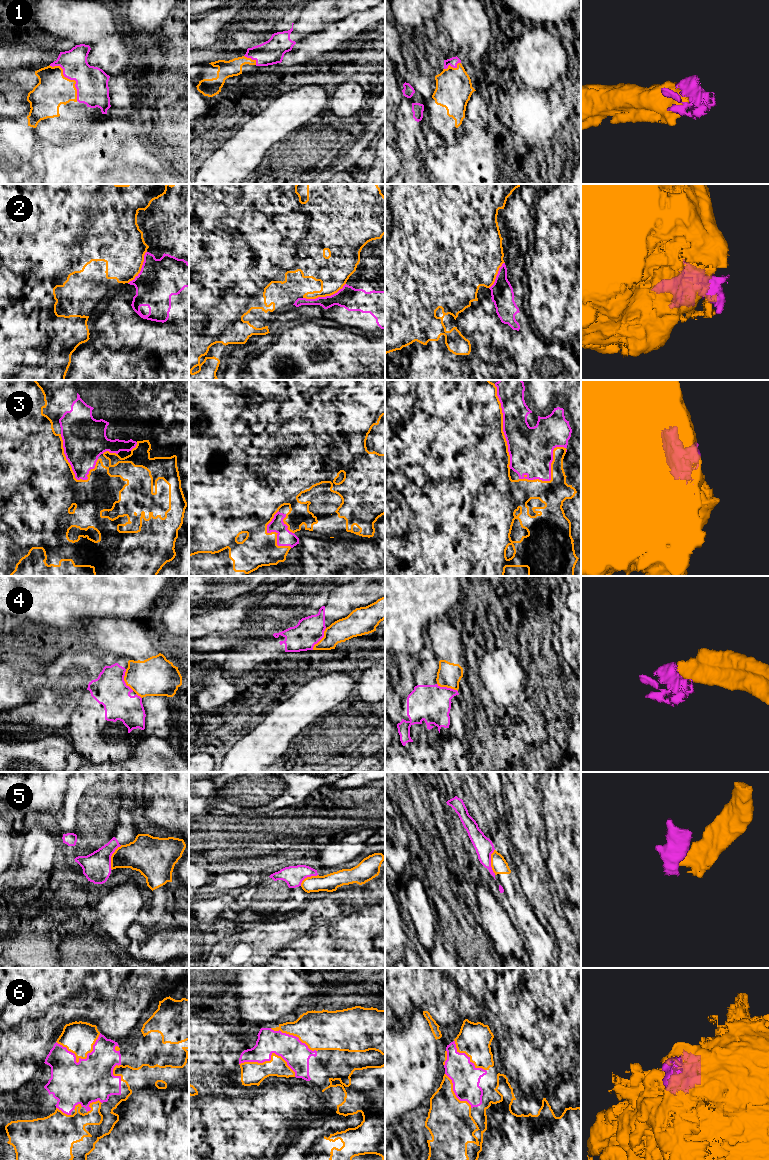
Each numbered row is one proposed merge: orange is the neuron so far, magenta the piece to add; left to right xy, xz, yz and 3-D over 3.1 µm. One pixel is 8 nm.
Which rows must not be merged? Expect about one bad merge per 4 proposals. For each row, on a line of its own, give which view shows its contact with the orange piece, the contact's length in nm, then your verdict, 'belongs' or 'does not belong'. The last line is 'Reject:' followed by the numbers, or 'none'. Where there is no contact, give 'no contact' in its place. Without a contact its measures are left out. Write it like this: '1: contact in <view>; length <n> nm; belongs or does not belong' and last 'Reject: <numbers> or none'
1: contact in xy; length 360 nm; belongs
2: contact in xz; length 360 nm; belongs
3: contact in yz; length 700 nm; belongs
4: contact in xy; length 190 nm; does not belong
5: contact in xy; length 220 nm; does not belong
6: contact in xy; length 360 nm; belongs
Reject: 4, 5

